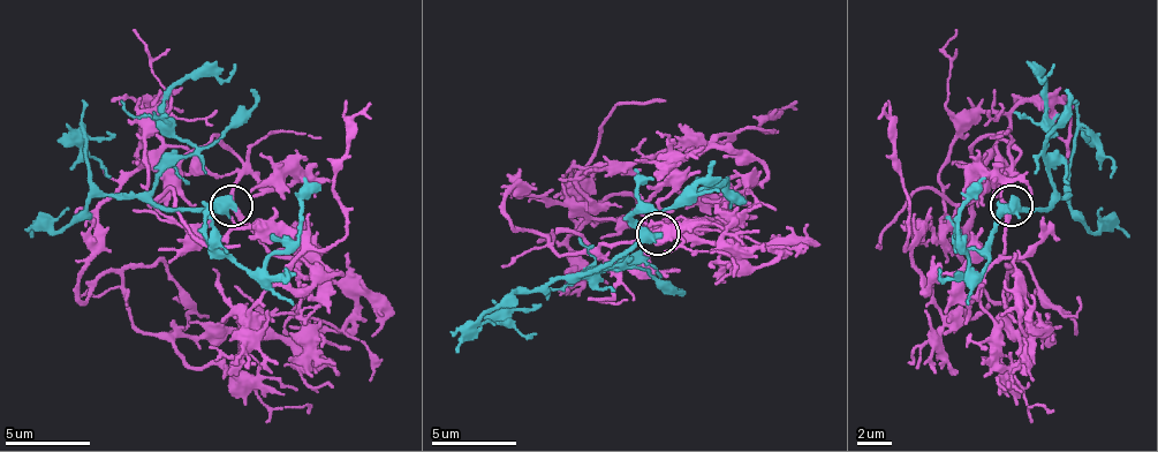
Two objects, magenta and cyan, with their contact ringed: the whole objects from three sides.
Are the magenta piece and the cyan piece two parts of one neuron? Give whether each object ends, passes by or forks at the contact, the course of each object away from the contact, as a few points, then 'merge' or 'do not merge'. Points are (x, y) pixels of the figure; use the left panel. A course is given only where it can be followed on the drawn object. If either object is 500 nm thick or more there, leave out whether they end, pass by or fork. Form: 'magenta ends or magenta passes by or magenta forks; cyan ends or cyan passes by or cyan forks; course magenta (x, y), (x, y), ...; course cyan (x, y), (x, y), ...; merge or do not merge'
magenta passes by; cyan passes by; course magenta (231, 204), (235, 179), (163, 145), (99, 209), (82, 302), (107, 272), (158, 260), (192, 310), (171, 298); course cyan (231, 204), (167, 209), (154, 183), (192, 149), (163, 115), (163, 98), (188, 77), (222, 77), (235, 65); do not merge

